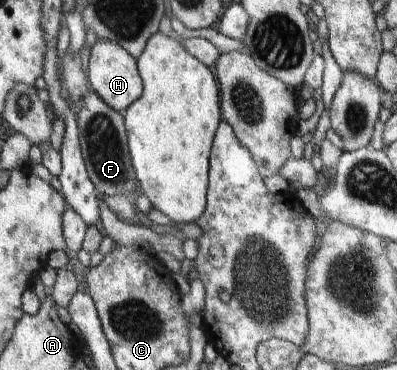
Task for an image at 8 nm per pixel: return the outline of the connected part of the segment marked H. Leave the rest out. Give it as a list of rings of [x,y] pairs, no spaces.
[[[98,39],[92,46],[87,82],[109,108],[120,113],[126,111],[143,94],[143,83],[137,70],[137,61],[126,50],[109,41]]]

